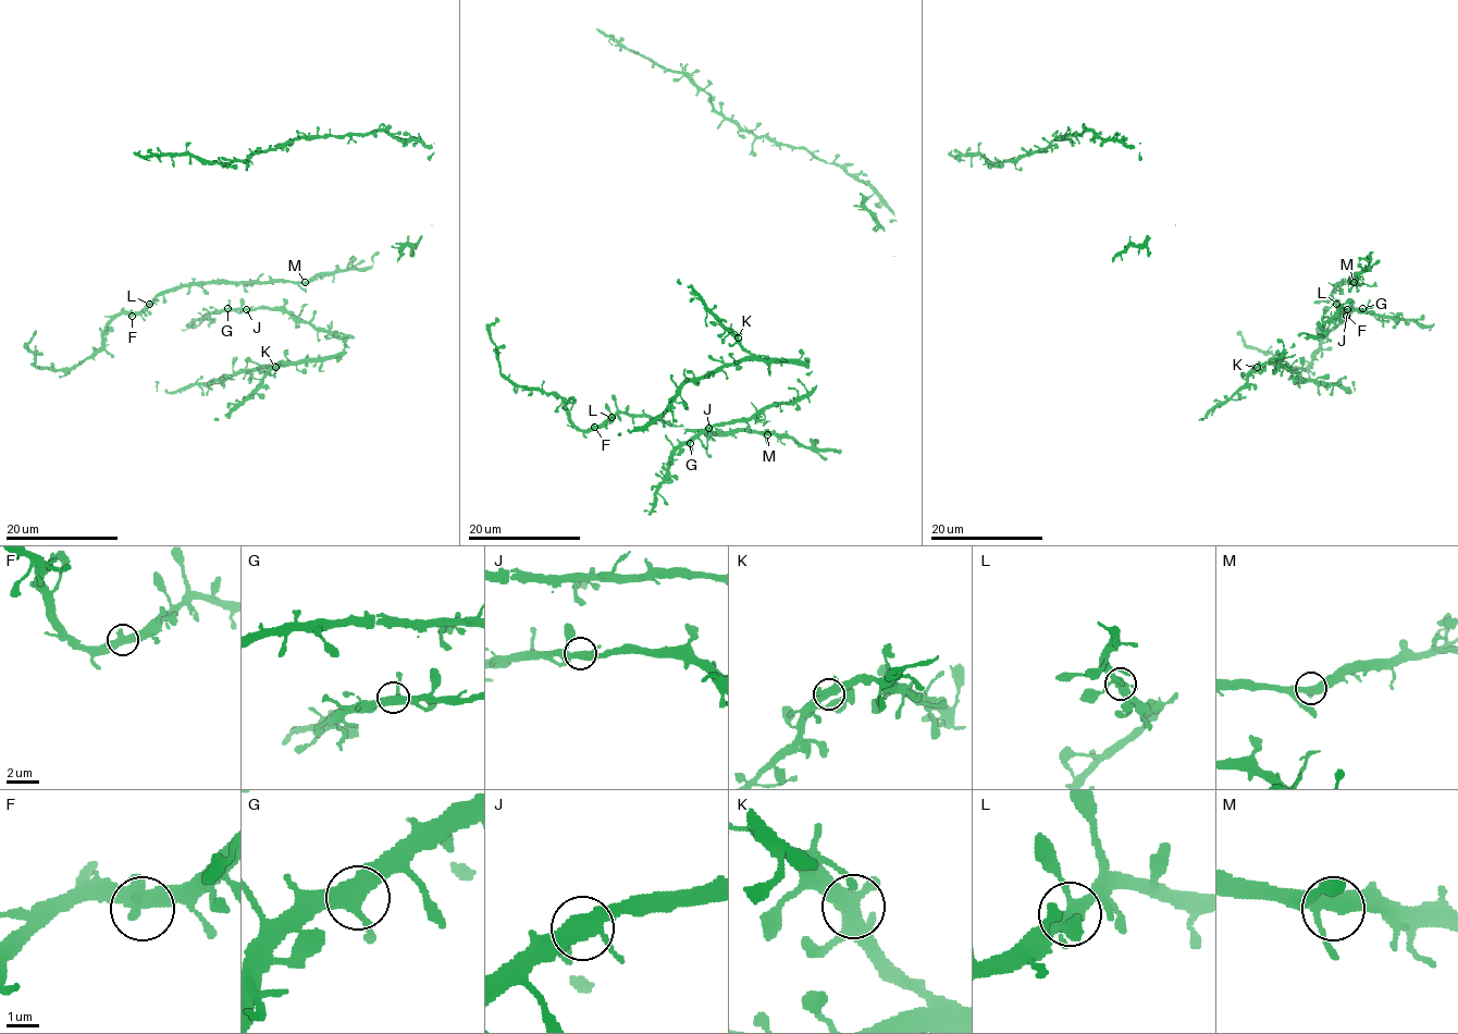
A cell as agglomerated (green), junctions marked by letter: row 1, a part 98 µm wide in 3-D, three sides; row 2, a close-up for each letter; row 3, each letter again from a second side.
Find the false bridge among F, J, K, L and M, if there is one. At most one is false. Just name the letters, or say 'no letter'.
no letter

